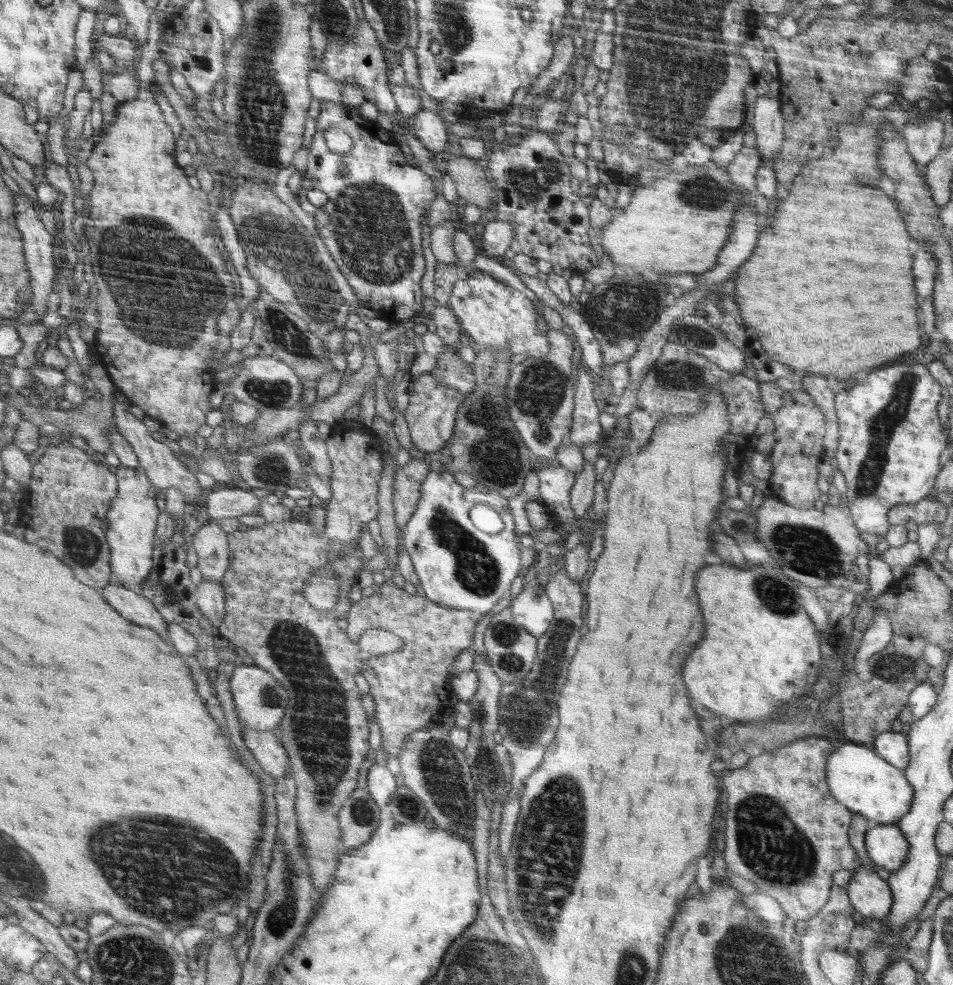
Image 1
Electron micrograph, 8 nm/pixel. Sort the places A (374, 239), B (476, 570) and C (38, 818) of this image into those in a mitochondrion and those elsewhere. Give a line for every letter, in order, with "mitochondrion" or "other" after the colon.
A: mitochondrion
B: mitochondrion
C: other

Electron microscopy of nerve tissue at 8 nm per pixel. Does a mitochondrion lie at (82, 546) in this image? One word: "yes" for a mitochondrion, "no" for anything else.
yes

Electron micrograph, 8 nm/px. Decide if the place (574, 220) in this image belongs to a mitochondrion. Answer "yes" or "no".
no

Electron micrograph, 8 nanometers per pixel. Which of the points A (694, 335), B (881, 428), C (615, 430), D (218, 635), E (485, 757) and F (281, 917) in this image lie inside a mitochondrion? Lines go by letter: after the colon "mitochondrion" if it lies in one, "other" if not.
A: mitochondrion
B: mitochondrion
C: other
D: other
E: mitochondrion
F: mitochondrion

